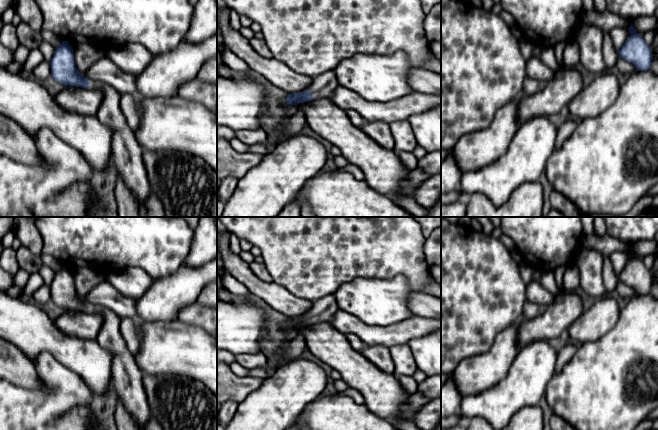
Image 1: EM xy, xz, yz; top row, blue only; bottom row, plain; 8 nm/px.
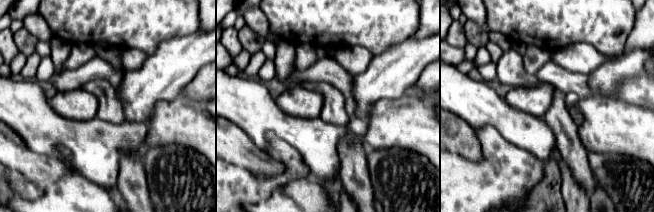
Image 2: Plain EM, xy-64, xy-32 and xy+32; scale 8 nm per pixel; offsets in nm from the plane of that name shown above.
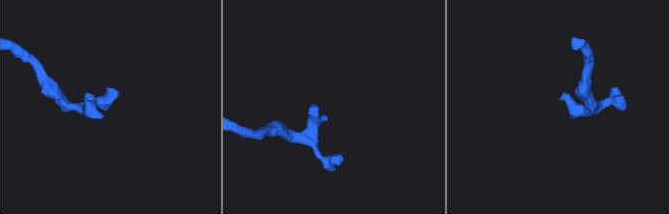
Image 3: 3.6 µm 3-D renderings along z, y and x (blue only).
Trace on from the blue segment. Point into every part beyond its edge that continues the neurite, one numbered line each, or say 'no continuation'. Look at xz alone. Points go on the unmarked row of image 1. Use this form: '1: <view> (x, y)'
1: xz (323, 310)

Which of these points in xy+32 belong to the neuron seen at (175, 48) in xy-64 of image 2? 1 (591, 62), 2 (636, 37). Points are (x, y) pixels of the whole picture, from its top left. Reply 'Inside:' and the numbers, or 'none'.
Inside: none

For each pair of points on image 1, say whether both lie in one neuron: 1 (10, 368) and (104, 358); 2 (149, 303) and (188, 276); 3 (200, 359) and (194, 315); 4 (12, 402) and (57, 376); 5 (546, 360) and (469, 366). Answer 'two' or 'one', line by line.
1: two
2: one
3: two
4: one
5: two

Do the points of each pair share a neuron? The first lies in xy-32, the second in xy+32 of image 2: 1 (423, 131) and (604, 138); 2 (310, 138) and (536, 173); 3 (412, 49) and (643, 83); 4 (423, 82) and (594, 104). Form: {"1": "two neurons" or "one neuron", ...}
{"1": "one neuron", "2": "two neurons", "3": "two neurons", "4": "two neurons"}

